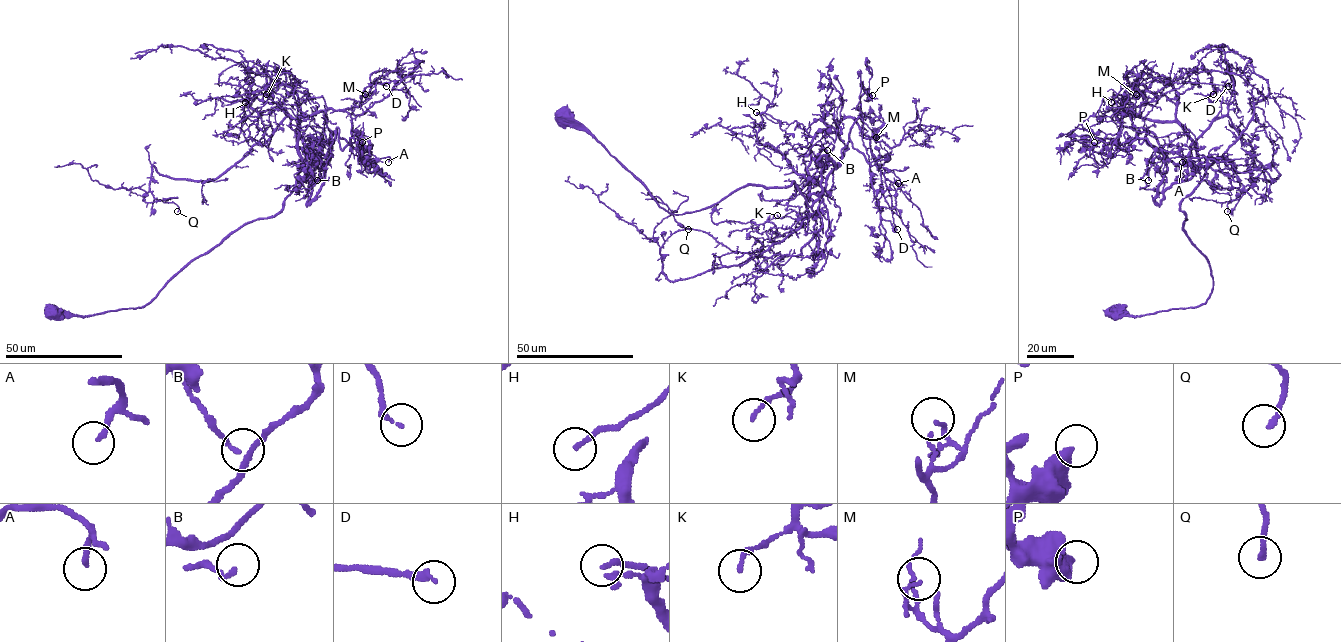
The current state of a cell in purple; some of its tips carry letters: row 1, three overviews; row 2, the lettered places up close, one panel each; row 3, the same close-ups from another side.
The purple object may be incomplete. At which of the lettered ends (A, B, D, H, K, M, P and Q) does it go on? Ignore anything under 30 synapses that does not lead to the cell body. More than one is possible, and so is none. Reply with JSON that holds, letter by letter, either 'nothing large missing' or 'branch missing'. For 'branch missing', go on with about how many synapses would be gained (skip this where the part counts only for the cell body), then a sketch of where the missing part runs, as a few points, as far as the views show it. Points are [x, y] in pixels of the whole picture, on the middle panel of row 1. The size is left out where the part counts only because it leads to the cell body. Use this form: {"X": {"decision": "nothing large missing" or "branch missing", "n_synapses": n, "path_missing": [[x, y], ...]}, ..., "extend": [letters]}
{"A": {"decision": "nothing large missing"}, "B": {"decision": "nothing large missing"}, "D": {"decision": "branch missing", "n_synapses": 40, "path_missing": [[897, 229], [901, 236], [911, 233], [927, 249]]}, "H": {"decision": "nothing large missing"}, "K": {"decision": "nothing large missing"}, "M": {"decision": "nothing large missing"}, "P": {"decision": "nothing large missing"}, "Q": {"decision": "nothing large missing"}, "extend": ["D"]}

